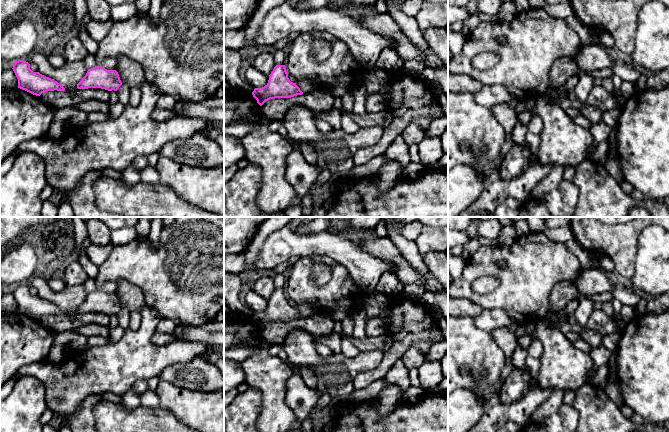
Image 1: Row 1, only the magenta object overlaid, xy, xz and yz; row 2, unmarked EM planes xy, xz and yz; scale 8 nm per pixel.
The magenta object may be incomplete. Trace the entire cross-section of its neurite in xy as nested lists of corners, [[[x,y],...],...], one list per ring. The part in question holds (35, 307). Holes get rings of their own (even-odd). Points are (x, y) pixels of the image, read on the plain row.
[[[24,284],[14,286],[12,293],[18,303],[18,312],[33,319],[40,320],[44,316],[54,314],[65,315],[65,312],[54,303],[33,296],[30,288]]]

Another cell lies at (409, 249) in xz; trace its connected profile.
[[[391,231],[387,235],[412,265],[419,275],[427,275],[429,272],[422,255],[418,251],[416,241],[404,238],[400,232]]]

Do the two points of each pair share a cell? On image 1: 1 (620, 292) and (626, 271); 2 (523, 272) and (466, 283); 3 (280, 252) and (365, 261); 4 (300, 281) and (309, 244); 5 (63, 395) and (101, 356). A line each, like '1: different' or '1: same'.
1: different
2: same
3: same
4: different
5: same

